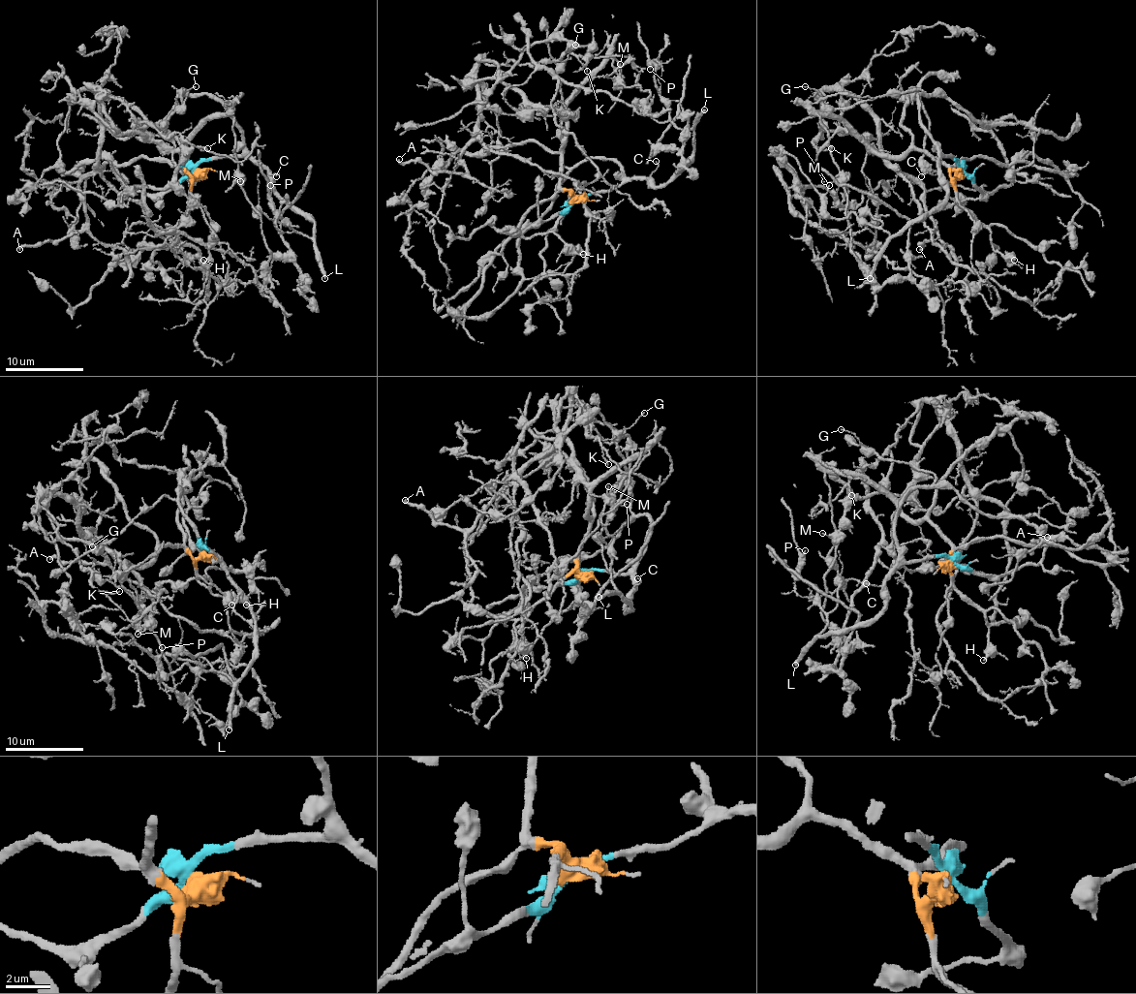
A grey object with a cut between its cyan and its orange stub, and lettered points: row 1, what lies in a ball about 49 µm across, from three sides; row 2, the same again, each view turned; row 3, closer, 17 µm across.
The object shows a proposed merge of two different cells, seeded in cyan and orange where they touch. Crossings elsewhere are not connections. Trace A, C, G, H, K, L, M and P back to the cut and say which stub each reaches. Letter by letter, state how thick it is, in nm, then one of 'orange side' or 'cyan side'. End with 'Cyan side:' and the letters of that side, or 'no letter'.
A: calibre 280 nm; orange side
C: calibre 140 nm; cyan side
G: calibre 100 nm; cyan side
H: calibre 160 nm; orange side
K: calibre 150 nm; orange side
L: calibre 360 nm; cyan side
M: calibre 100 nm; orange side
P: calibre 130 nm; cyan side
Cyan side: C, G, L, P

